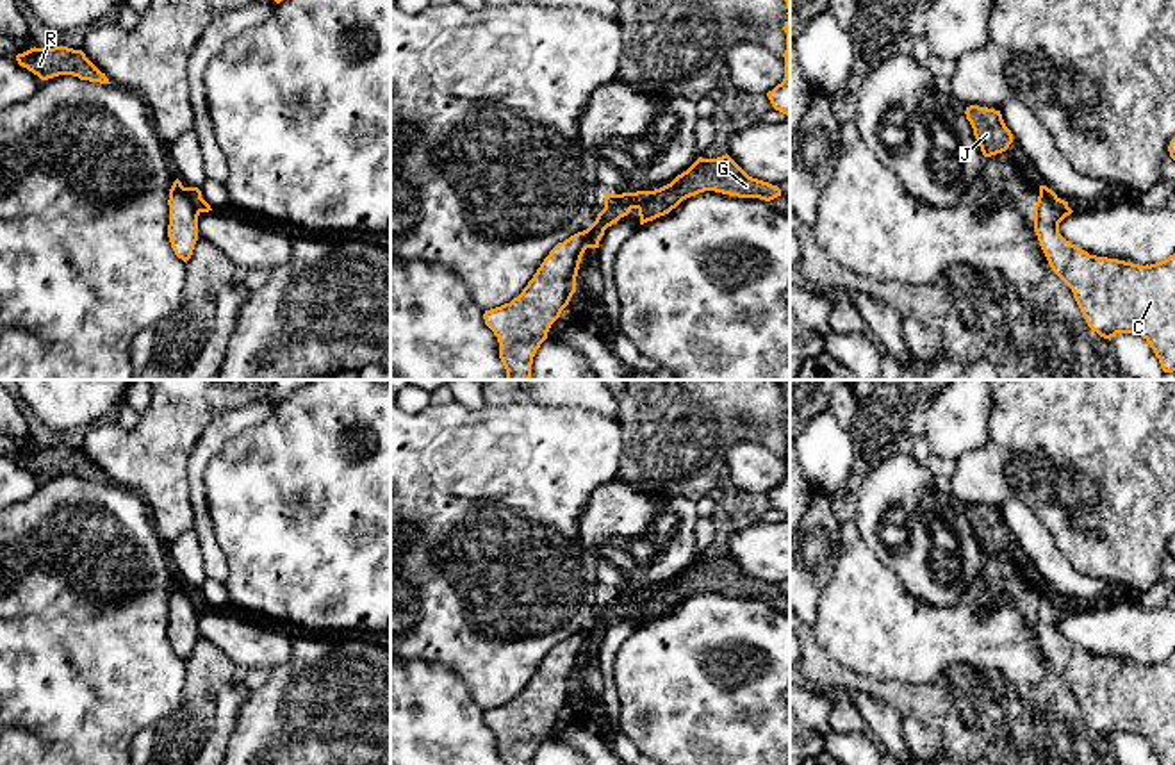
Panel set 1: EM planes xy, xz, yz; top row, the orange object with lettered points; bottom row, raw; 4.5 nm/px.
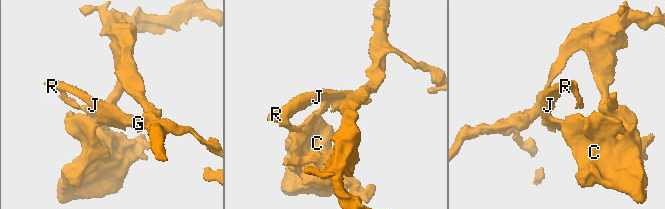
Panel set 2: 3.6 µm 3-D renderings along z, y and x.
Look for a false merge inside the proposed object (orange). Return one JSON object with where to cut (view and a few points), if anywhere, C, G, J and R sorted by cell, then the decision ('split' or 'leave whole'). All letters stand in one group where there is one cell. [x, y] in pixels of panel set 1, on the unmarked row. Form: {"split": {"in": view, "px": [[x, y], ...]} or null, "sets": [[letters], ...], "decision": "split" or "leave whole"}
{"split": {"in": "xy", "px": [[182, 587], [200, 610]]}, "sets": [["C"], ["G", "J", "R"]], "decision": "split"}

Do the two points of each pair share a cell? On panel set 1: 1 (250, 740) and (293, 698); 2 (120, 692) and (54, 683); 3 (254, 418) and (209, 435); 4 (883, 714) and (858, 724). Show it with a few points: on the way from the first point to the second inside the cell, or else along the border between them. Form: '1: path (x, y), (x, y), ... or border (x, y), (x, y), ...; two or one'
1: path (261, 730), (282, 708); one
2: border (68, 653), (95, 694), (95, 707), (79, 728); two
3: path (243, 418), (220, 432); one
4: border (838, 692), (858, 710), (869, 732); two

